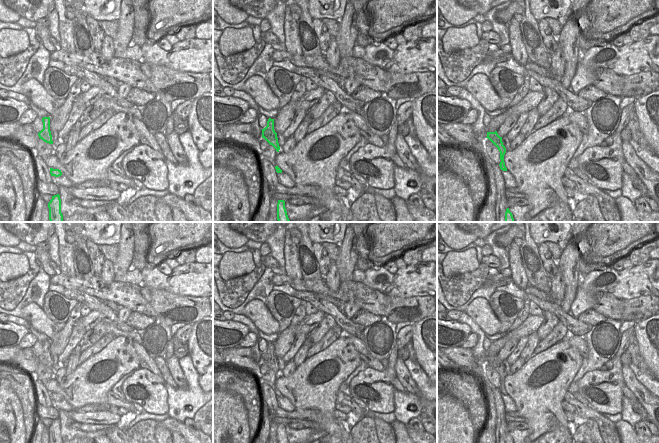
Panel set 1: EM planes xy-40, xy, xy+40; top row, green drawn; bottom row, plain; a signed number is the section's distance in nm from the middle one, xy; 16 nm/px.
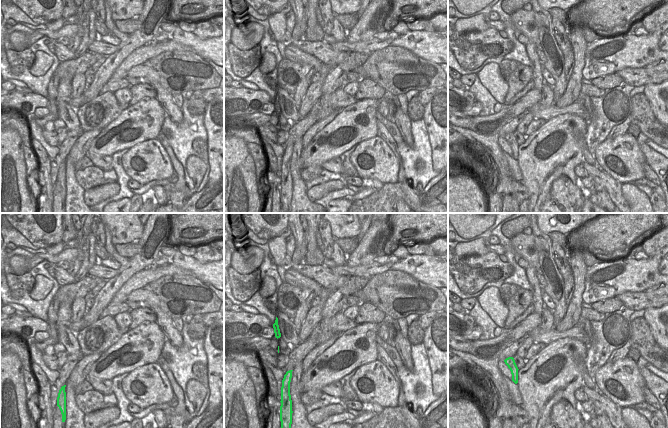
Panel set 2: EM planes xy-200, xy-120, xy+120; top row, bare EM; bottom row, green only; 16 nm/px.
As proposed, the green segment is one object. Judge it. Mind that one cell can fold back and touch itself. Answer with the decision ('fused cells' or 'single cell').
fused cells

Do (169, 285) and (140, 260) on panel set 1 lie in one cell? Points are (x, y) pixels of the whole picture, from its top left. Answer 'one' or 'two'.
two

